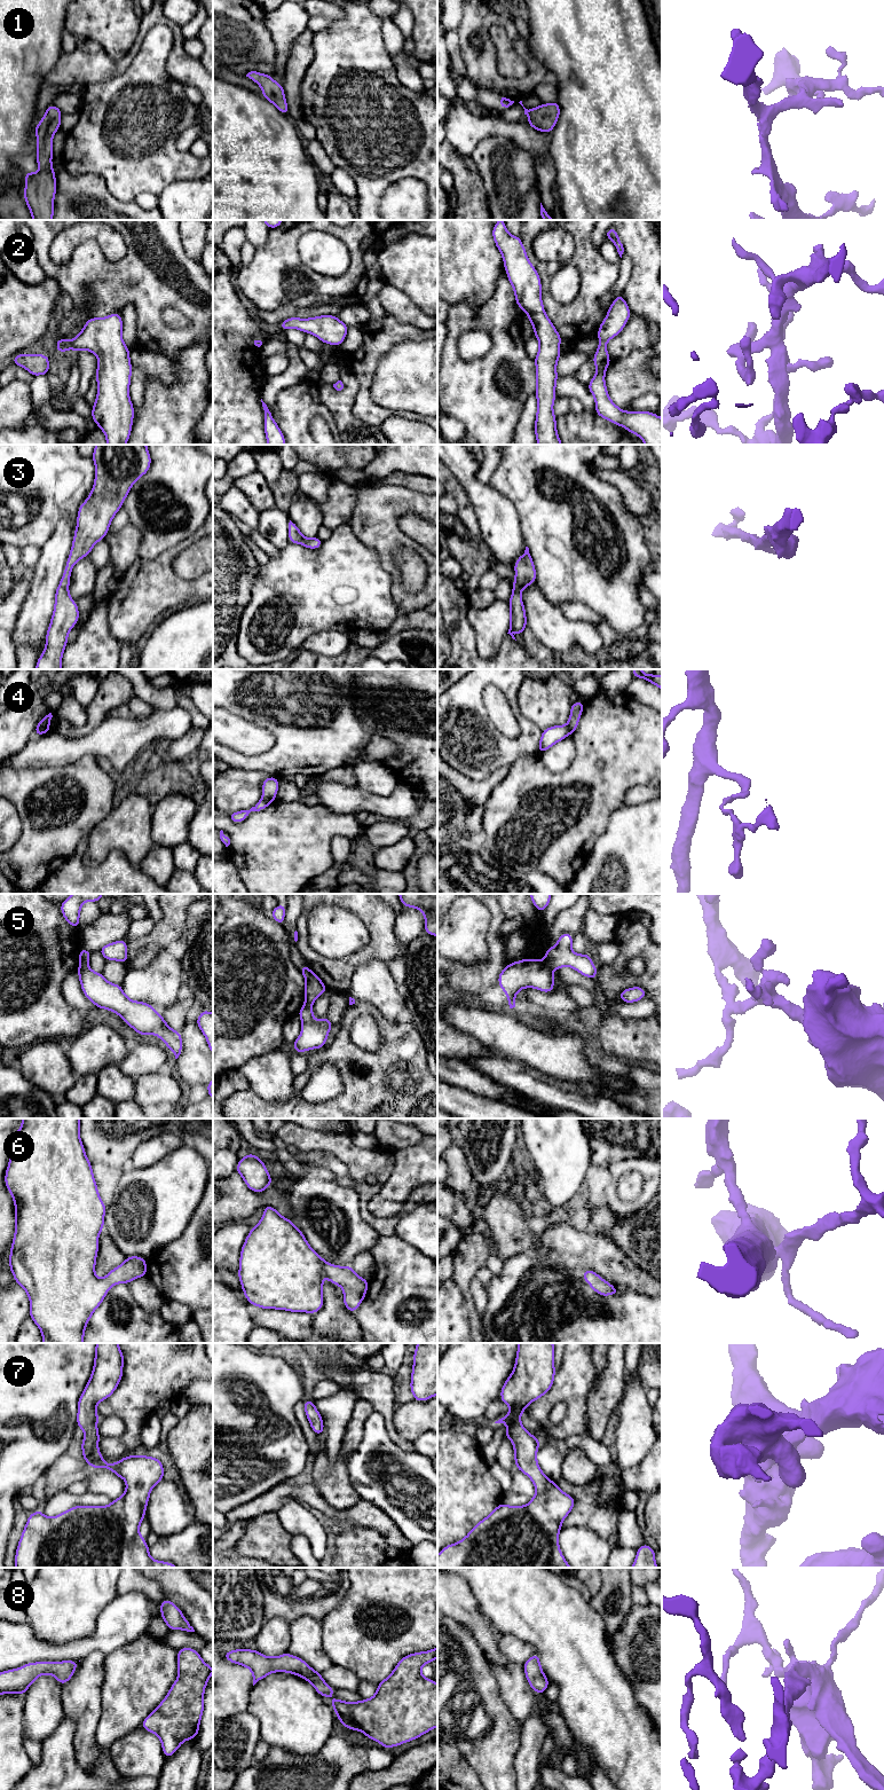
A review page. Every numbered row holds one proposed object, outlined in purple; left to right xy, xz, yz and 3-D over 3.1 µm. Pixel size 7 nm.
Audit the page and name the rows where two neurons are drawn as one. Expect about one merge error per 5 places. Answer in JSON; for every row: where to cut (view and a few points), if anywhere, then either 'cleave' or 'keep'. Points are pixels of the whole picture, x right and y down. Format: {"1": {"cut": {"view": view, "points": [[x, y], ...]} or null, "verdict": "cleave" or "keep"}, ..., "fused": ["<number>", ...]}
{"1": {"cut": null, "verdict": "keep"}, "2": {"cut": null, "verdict": "keep"}, "3": {"cut": null, "verdict": "keep"}, "4": {"cut": {"view": "xy", "points": [[48, 723], [36, 733]]}, "verdict": "cleave"}, "5": {"cut": {"view": "yz", "points": [[544, 959], [552, 970]]}, "verdict": "cleave"}, "6": {"cut": null, "verdict": "keep"}, "7": {"cut": null, "verdict": "keep"}, "8": {"cut": null, "verdict": "keep"}, "fused": ["4", "5"]}

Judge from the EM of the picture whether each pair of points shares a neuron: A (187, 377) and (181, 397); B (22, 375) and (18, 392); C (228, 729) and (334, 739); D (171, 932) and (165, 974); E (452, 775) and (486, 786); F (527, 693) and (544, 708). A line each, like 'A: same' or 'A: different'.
A: same
B: different
C: different
D: different
E: same
F: same

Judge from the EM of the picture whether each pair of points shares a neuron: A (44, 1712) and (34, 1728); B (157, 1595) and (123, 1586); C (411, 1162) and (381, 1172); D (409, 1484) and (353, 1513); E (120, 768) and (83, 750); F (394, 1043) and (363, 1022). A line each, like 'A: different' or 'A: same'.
A: same
B: same
C: different
D: different
E: same
F: different

